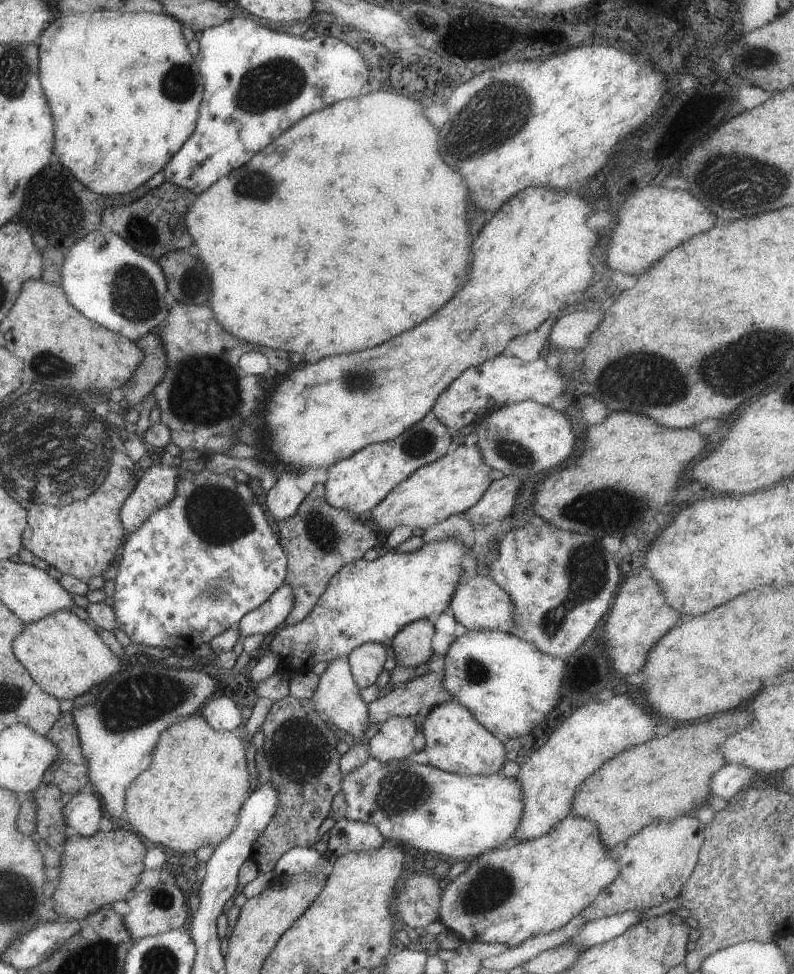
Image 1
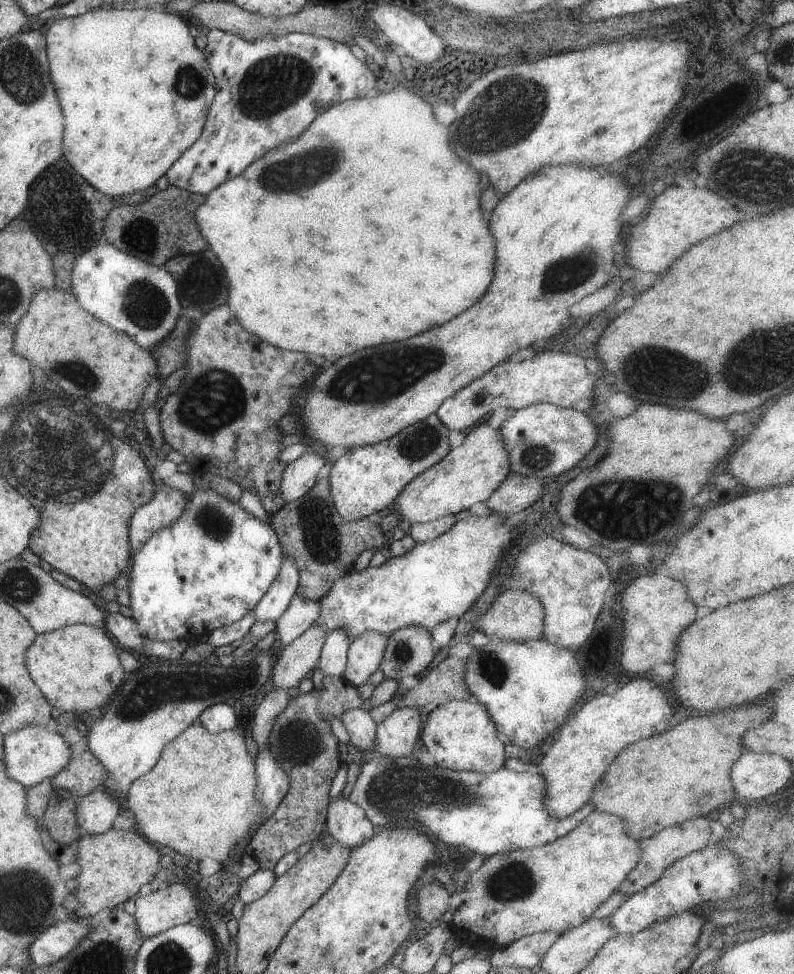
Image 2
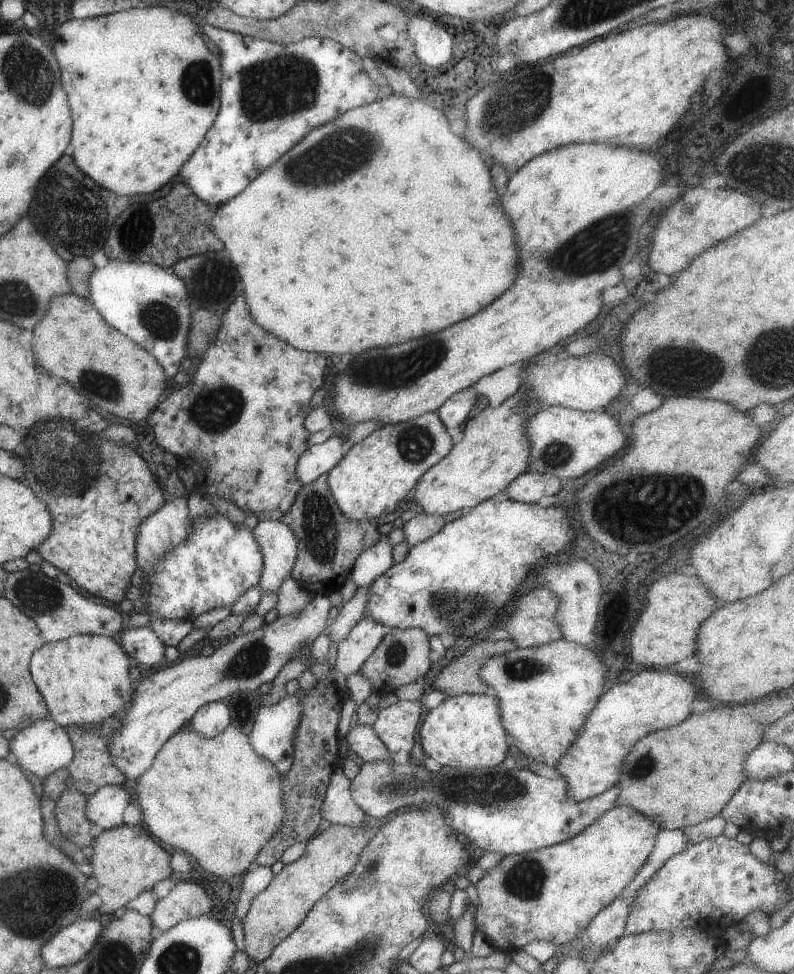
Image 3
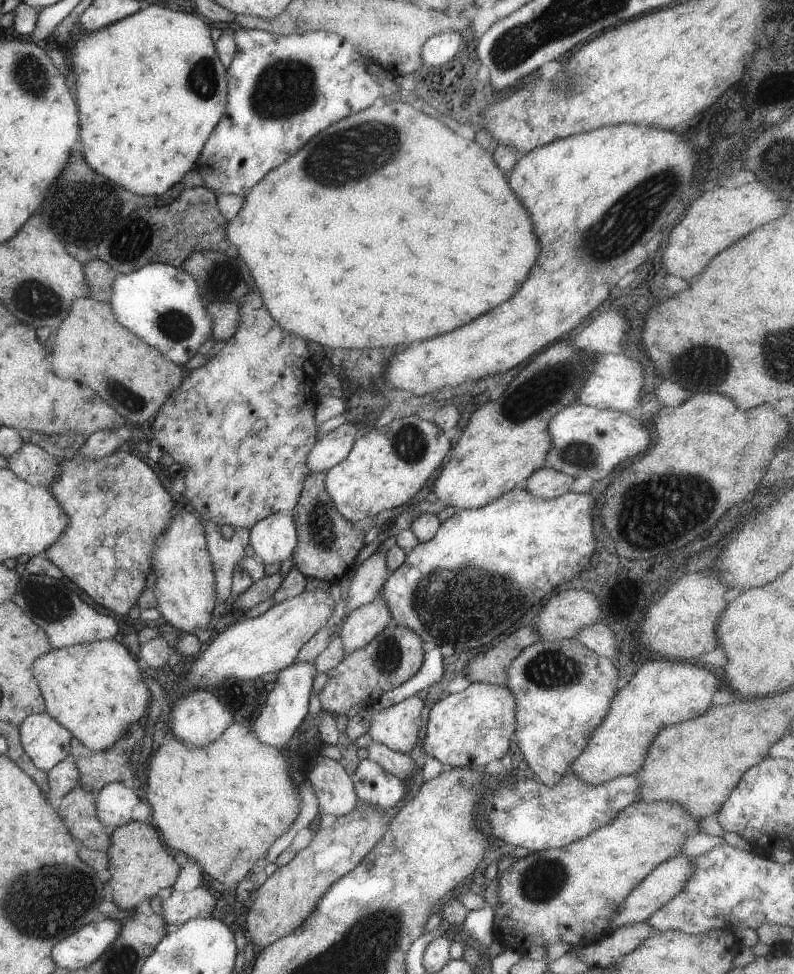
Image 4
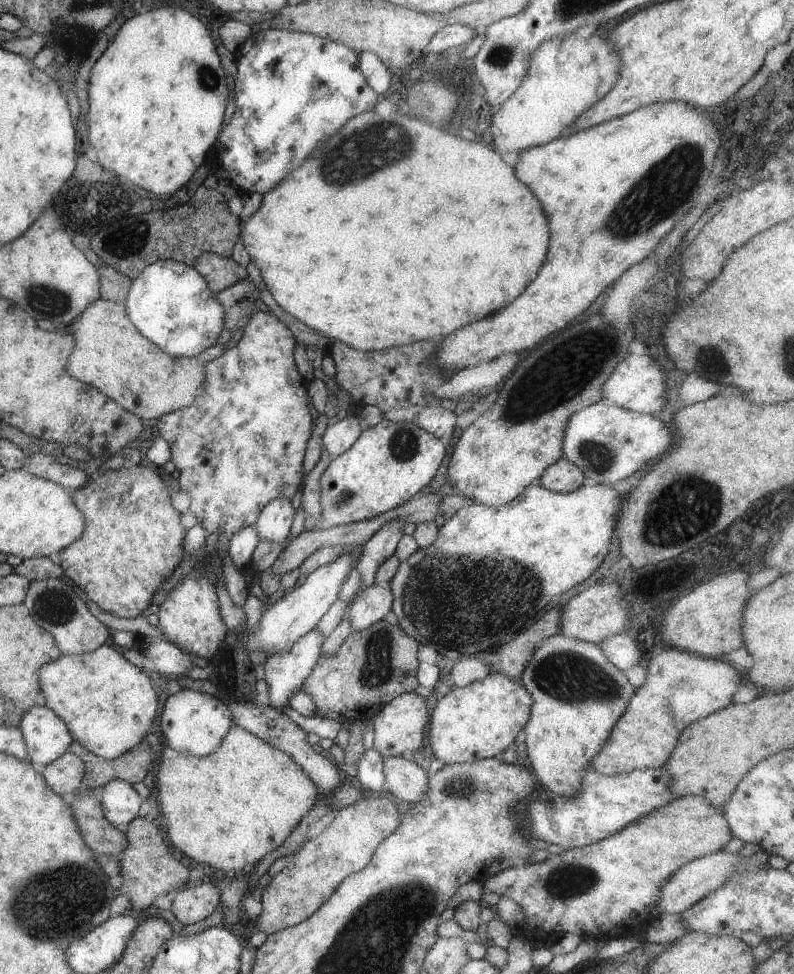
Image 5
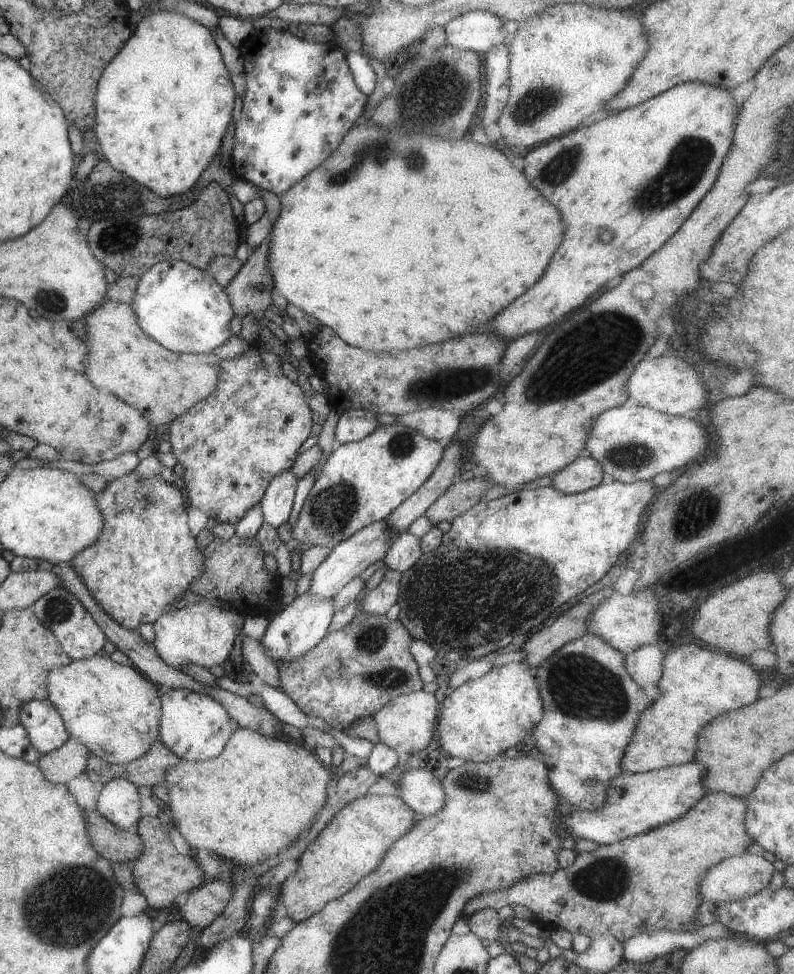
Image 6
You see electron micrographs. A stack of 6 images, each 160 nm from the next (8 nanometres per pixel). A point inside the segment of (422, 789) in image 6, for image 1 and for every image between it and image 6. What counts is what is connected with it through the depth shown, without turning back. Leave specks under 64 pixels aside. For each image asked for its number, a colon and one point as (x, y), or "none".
1: (336, 699)
2: (361, 729)
3: (361, 740)
4: (400, 765)
5: (406, 780)

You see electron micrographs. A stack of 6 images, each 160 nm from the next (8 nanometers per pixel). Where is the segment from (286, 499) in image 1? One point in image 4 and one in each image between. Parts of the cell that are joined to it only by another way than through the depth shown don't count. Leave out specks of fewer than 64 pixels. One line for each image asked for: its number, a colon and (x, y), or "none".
2: (298, 476)
3: (318, 459)
4: (329, 449)

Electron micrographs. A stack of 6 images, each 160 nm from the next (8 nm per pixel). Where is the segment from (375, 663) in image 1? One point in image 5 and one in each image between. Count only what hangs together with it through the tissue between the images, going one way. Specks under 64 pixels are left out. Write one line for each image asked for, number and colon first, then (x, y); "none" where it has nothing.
2: (365, 651)
3: (364, 637)
4: (362, 624)
5: (369, 605)

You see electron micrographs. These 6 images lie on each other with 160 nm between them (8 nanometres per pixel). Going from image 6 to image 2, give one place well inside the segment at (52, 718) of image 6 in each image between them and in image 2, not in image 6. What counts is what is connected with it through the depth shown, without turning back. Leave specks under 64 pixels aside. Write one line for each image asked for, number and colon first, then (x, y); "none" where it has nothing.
2: (32, 753)
3: (42, 747)
4: (46, 742)
5: (46, 737)

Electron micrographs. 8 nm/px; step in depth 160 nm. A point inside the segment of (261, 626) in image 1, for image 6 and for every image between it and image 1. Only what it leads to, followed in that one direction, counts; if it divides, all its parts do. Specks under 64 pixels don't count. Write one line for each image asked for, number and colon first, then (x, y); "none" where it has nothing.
2: (278, 594)
3: (277, 543)
4: (273, 538)
5: (274, 519)
6: (275, 504)

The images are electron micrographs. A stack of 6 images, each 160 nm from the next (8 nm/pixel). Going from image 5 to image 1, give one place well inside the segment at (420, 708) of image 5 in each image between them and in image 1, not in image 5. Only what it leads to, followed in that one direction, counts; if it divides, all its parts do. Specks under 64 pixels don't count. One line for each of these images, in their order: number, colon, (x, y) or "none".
1: (392, 741)
2: (396, 734)
3: (395, 726)
4: (395, 727)

